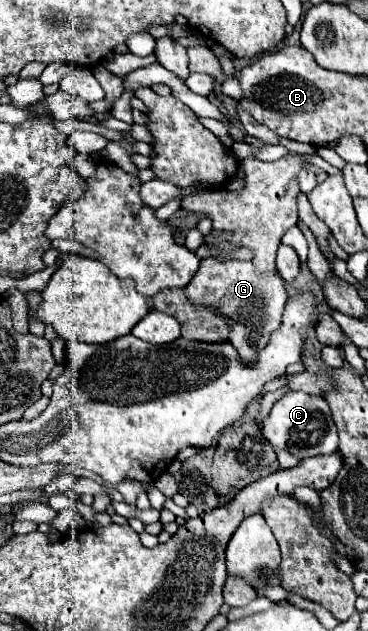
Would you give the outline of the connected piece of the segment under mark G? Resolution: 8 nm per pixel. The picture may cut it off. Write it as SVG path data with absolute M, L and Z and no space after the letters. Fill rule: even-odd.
M208 257L200 261L194 279L186 285L186 297L190 303L222 315L230 327L230 343L238 349L240 357L252 361L254 355L268 345L270 333L280 327L288 293L278 271L260 273L252 261L230 257L220 261L218 257Z

